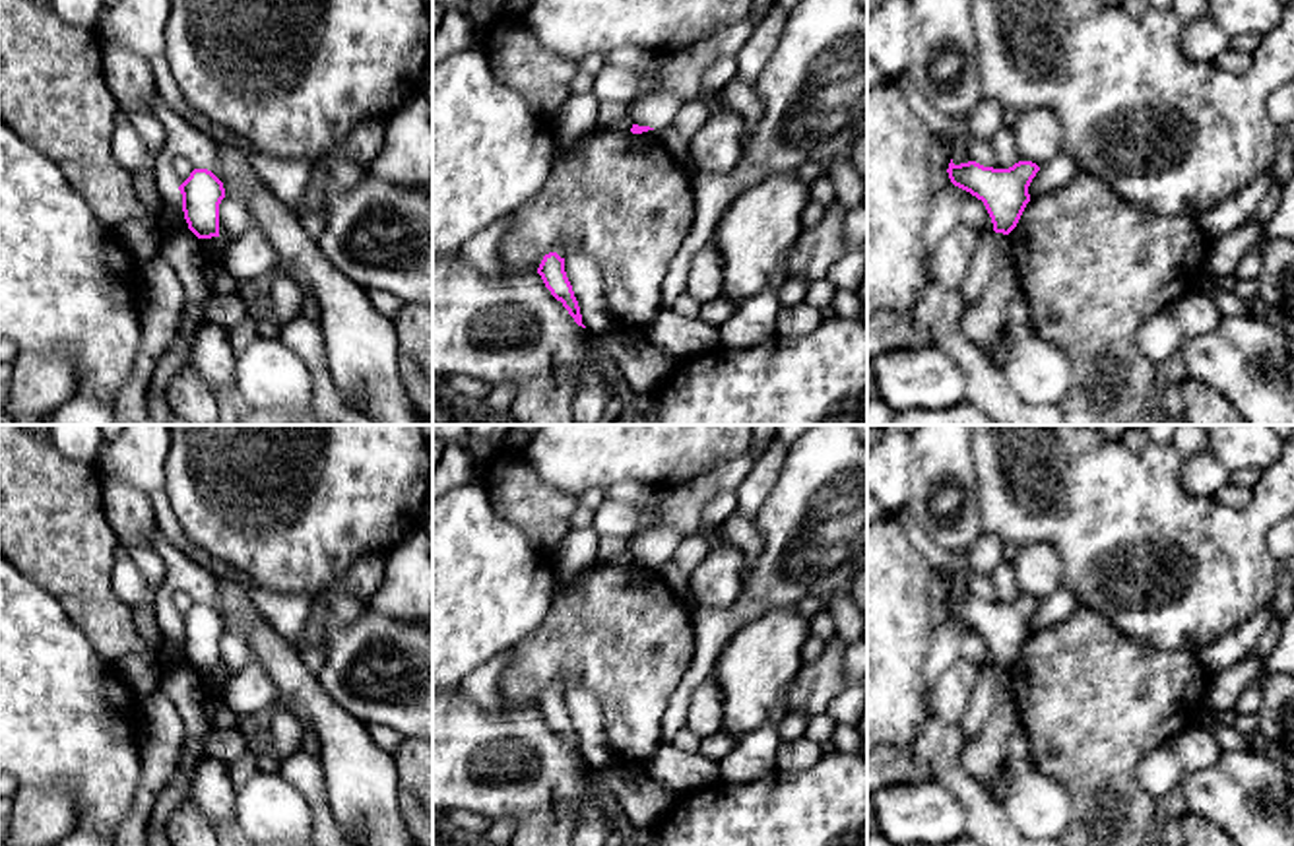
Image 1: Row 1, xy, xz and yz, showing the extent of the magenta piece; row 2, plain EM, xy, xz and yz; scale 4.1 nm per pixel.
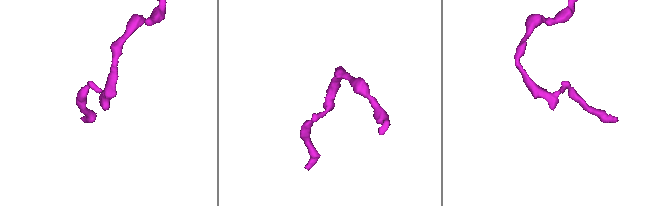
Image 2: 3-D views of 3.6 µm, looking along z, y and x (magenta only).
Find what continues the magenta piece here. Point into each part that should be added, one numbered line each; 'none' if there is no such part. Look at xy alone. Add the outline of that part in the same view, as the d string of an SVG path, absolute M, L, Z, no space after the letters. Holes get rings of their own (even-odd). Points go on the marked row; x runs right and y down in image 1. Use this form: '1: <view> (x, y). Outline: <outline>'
none

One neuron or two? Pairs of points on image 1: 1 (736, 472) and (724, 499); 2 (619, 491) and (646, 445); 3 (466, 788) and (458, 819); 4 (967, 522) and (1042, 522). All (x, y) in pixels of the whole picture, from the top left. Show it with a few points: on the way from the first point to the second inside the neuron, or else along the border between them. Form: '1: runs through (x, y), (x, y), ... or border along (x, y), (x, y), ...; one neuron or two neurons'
1: border along (734, 489), (722, 489), (705, 505), (699, 526); two neurons
2: border along (660, 486), (615, 482), (606, 489); two neurons
3: border along (452, 808), (464, 808), (493, 821); two neurons
4: border along (976, 478), (982, 530); two neurons

